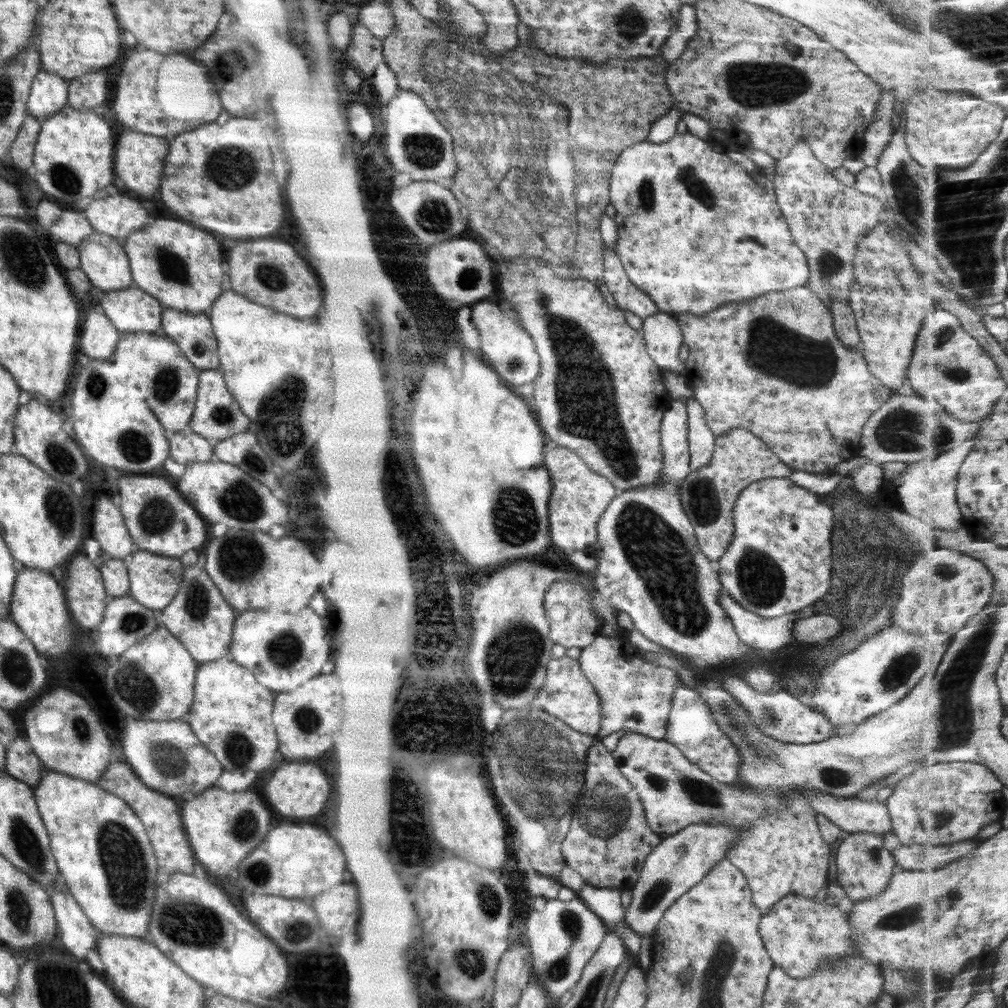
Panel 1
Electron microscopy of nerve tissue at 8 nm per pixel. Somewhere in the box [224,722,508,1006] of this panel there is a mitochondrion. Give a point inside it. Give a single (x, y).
(470, 963)

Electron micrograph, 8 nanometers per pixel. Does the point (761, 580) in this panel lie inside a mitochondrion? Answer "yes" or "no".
yes

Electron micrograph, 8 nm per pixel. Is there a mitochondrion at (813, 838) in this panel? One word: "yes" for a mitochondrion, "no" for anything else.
no

